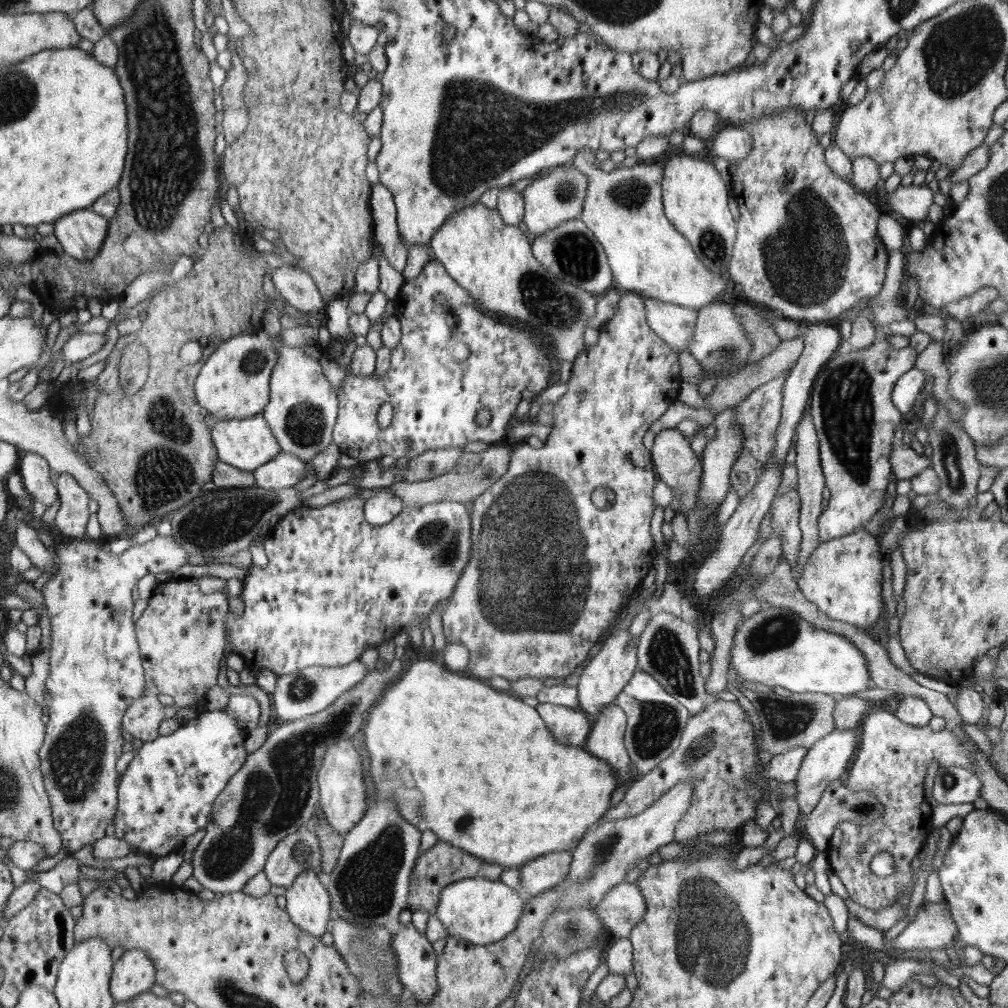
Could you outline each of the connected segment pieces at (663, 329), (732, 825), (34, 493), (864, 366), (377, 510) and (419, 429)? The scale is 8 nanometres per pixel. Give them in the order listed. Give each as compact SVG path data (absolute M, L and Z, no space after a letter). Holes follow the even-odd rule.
M643 298L645 318L649 328L675 352L687 350L697 326L697 310L679 308L675 304L665 304L659 300Z
M711 700L703 712L687 720L677 750L661 764L657 764L657 768L653 768L651 772L637 776L627 786L627 792L621 798L621 802L613 810L607 810L601 816L601 820L609 822L613 818L621 820L641 814L669 788L675 788L675 784L691 780L691 804L675 828L673 842L685 842L693 836L711 834L717 830L741 830L747 820L755 818L755 806L759 798L765 794L759 786L753 786L749 782L749 774L751 770L755 770L761 758L761 754L753 750L755 742L757 734L749 718L745 716L743 708L739 708L739 704L733 704L731 700Z
M27 452L15 464L15 472L21 476L23 488L31 494L33 502L43 502L47 508L57 500L57 486L49 482L49 464L43 456Z
M877 334L875 342L869 348L861 350L847 350L843 348L839 354L835 354L817 374L813 382L813 390L809 396L809 408L807 414L811 416L819 440L819 460L821 460L821 470L825 476L825 486L831 492L829 496L829 508L823 510L819 516L819 544L829 542L833 538L841 538L851 534L853 530L863 528L881 508L883 502L889 500L885 494L885 486L889 484L889 474L891 474L891 442L893 442L893 432L897 424L903 424L907 416L903 416L891 400L893 388L897 380L913 370L917 354L913 348L893 348L887 344L889 334Z
M375 488L373 496L365 502L365 522L373 526L389 524L403 510L403 502L389 488Z
M429 260L421 274L413 280L405 280L399 288L393 316L401 324L399 346L391 350L391 366L383 378L377 376L353 376L351 372L343 380L339 392L339 420L335 420L335 446L345 460L369 462L393 456L399 462L415 458L427 450L439 448L463 448L471 442L497 444L505 436L509 418L515 414L515 406L521 400L521 392L529 390L535 396L547 388L549 358L547 344L529 328L517 326L515 320L501 320L485 314L475 306L475 298L459 286L445 266L437 260ZM389 402L393 418L387 428L379 428L375 414L381 404ZM479 410L487 410L491 420L487 426L479 426L475 416Z

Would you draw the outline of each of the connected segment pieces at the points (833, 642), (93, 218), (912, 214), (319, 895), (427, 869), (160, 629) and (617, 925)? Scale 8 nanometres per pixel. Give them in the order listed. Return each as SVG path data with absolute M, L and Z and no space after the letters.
M763 606L761 612L737 624L729 664L741 682L783 688L795 694L857 694L873 688L867 664L857 648L841 636L815 628L787 608Z
M89 208L71 212L69 216L63 216L63 220L57 220L53 226L57 244L63 248L63 252L77 260L93 260L109 232L109 220L97 212L91 212Z
M897 186L891 194L883 194L881 200L887 210L899 214L905 224L911 224L925 220L933 204L933 192L927 186Z
M303 872L285 890L285 912L299 930L321 938L329 920L329 898L315 872Z
M437 842L431 850L423 850L419 852L417 864L411 872L411 886L409 886L409 896L407 896L407 908L411 910L411 914L415 910L425 910L429 916L435 916L437 906L439 906L439 896L443 892L443 888L457 884L459 880L471 880L471 878L485 878L485 880L499 880L499 874L503 872L501 866L489 864L481 858L475 858L473 854L455 848L451 844L445 842Z
M167 580L157 584L157 590L149 598L147 610L135 620L135 632L139 632L139 652L143 652L143 668L147 668L147 692L143 698L135 700L131 708L127 708L127 714L123 716L123 730L129 738L151 742L153 736L157 736L157 726L161 720L173 718L179 708L201 702L207 688L217 684L227 640L227 598L201 596L195 580Z
M621 882L603 896L595 908L595 916L613 936L613 940L619 940L629 938L635 924L641 922L645 910L647 906L639 888L635 884Z

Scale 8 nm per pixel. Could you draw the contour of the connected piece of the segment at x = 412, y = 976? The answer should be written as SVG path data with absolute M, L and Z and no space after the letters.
M401 924L393 938L399 982L423 1006L437 994L437 956L431 942L413 924Z

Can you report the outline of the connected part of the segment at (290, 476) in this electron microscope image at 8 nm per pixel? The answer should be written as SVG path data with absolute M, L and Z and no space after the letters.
M279 452L275 460L269 464L263 464L253 472L255 476L255 486L257 488L267 488L267 490L281 490L281 488L293 488L297 482L301 482L305 474L305 462Z

